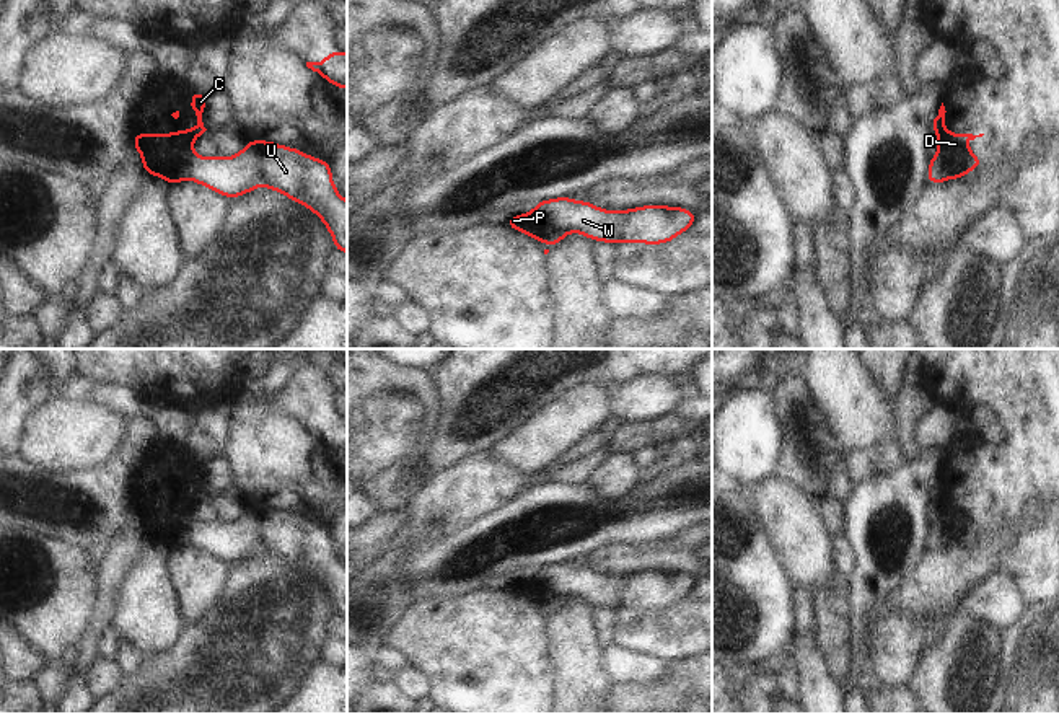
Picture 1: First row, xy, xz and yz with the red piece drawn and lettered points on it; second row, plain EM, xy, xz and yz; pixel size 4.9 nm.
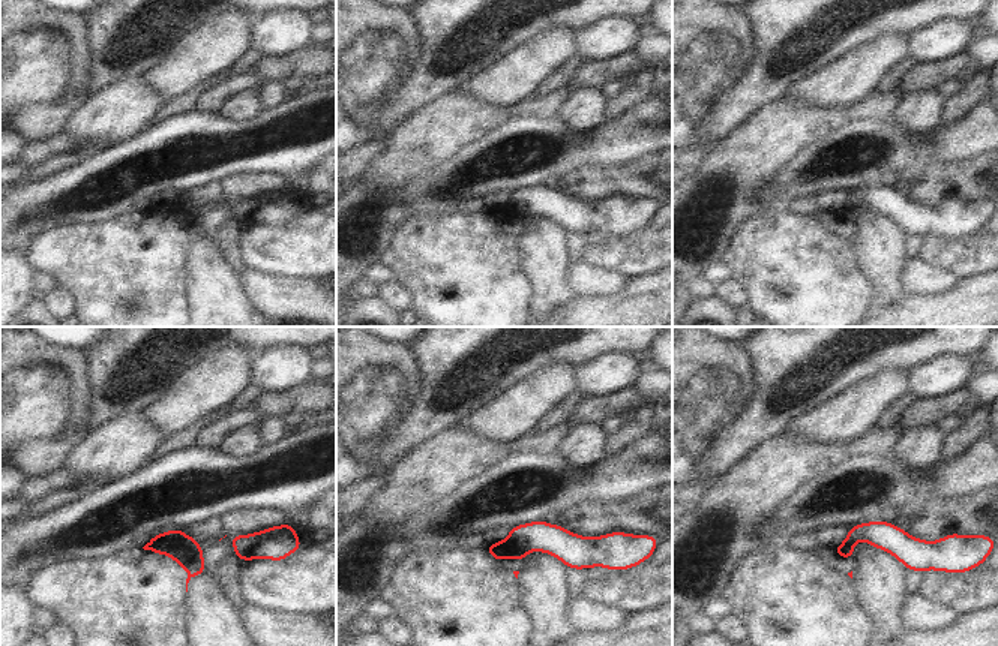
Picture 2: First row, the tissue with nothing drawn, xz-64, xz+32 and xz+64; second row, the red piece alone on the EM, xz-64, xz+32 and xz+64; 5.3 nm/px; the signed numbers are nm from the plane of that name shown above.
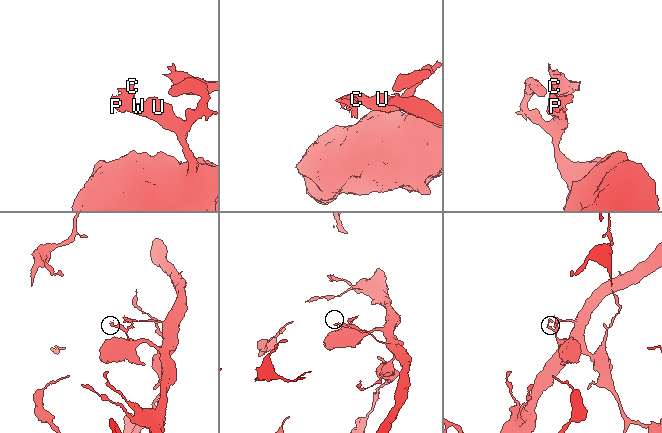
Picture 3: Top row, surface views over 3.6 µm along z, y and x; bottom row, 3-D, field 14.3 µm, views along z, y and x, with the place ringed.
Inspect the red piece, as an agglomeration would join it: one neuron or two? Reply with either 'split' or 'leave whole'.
split

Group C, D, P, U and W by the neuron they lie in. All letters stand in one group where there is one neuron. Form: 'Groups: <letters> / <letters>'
Groups: C D P / U W.

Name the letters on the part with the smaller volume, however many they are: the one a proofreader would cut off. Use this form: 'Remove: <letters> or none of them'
Remove: C, D, P

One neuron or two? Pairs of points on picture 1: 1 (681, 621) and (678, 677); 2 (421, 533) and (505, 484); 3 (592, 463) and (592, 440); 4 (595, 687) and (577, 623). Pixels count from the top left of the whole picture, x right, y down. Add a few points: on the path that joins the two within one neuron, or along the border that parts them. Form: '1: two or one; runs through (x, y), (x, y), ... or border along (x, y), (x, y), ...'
1: two; border along (694, 656), (668, 662)
2: one; runs through (442, 512), (460, 494), (476, 484), (484, 484)
3: two; border along (606, 444), (556, 467)
4: one; runs through (579, 670), (577, 639)

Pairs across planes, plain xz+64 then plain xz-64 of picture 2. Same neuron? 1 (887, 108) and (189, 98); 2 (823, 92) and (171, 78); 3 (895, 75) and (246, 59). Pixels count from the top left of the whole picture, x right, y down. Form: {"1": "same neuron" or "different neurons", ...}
{"1": "different neurons", "2": "same neuron", "3": "same neuron"}

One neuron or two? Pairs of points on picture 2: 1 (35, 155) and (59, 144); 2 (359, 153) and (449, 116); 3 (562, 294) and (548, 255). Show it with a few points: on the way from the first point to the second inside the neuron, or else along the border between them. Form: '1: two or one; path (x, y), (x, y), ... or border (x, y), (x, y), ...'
1: one; path (41, 150), (53, 146)
2: two; border (383, 141), (383, 149), (362, 171)
3: one; path (553, 285), (548, 281), (548, 264)

